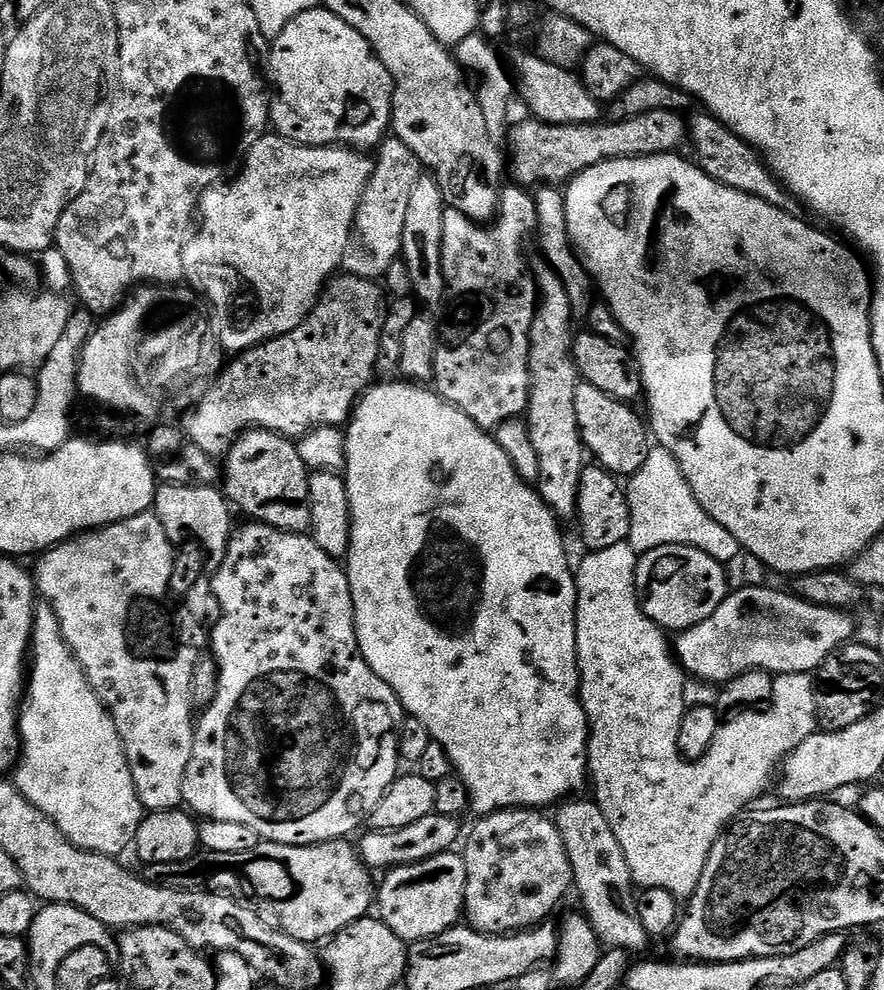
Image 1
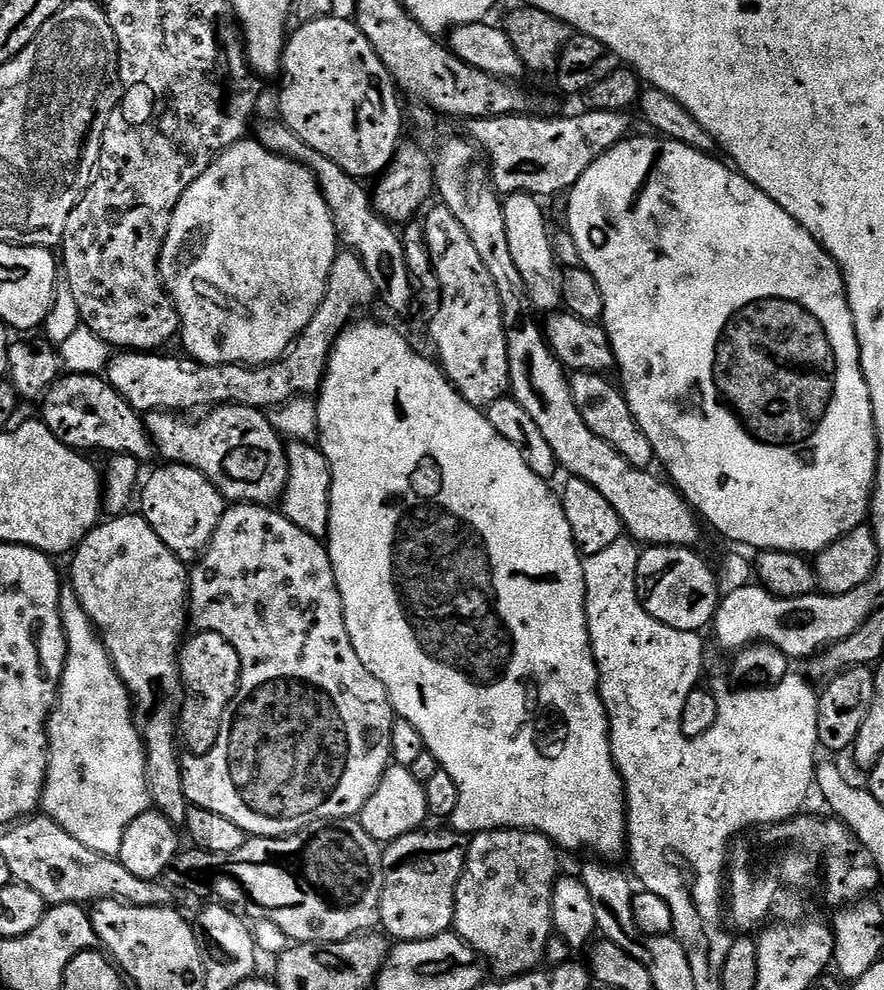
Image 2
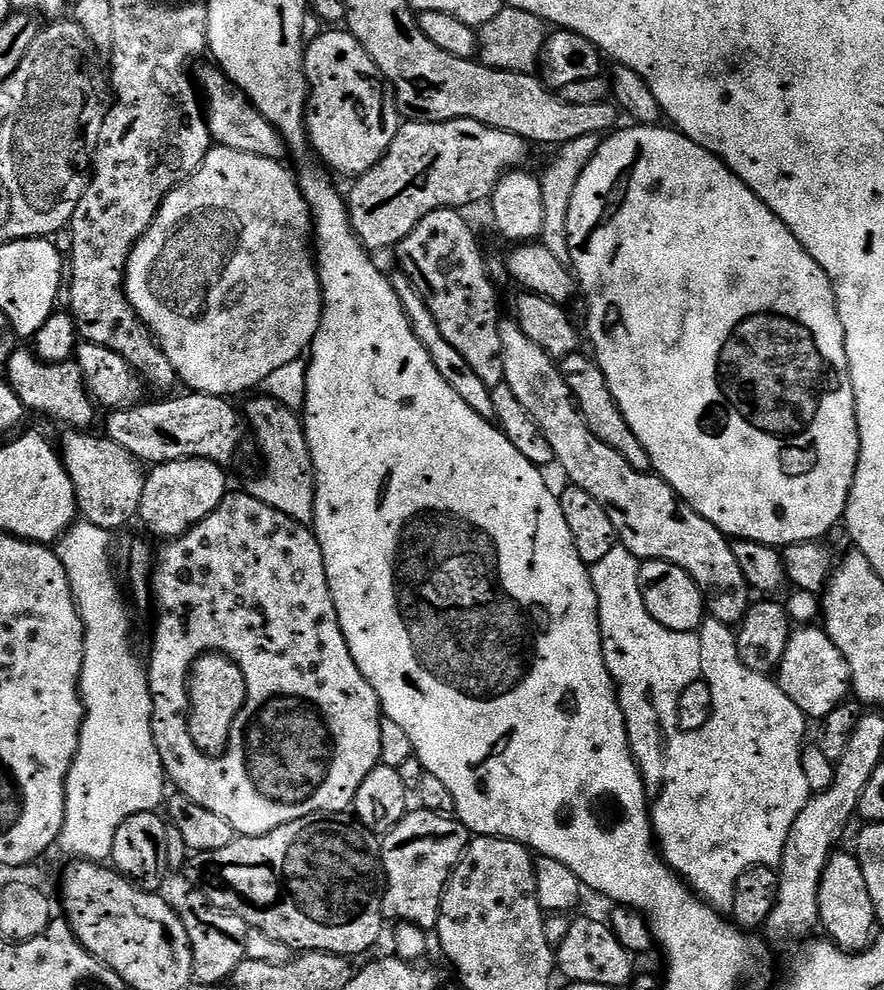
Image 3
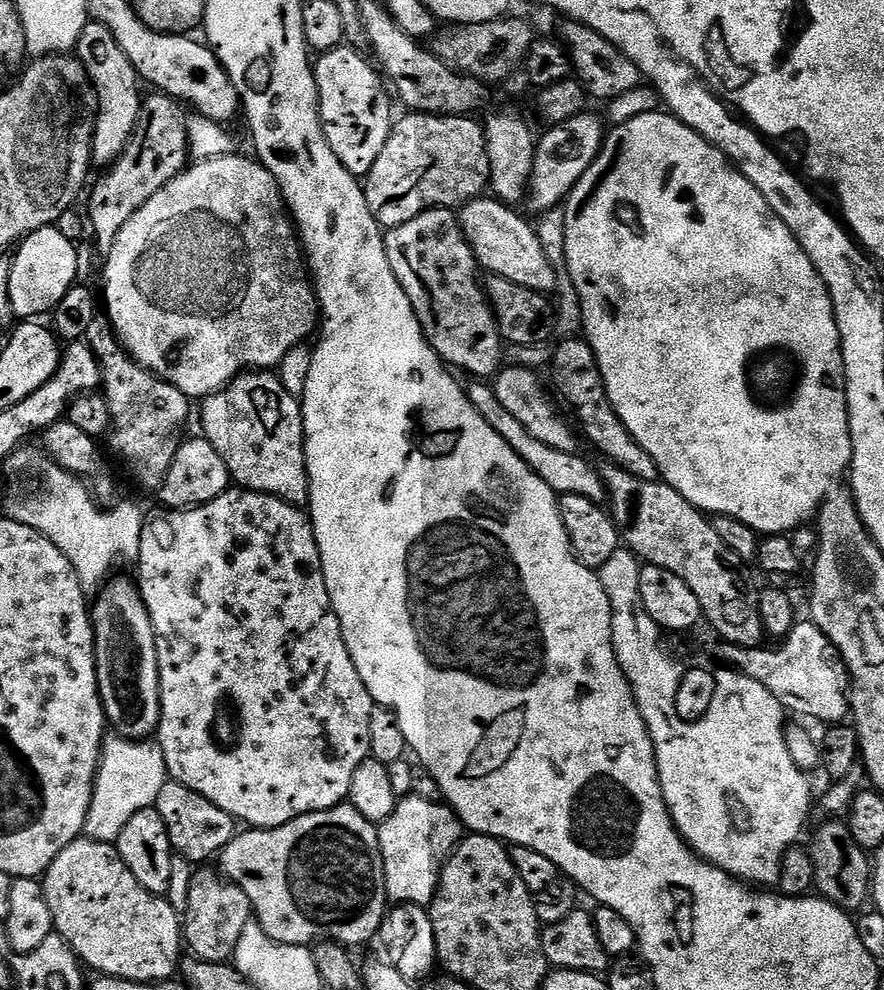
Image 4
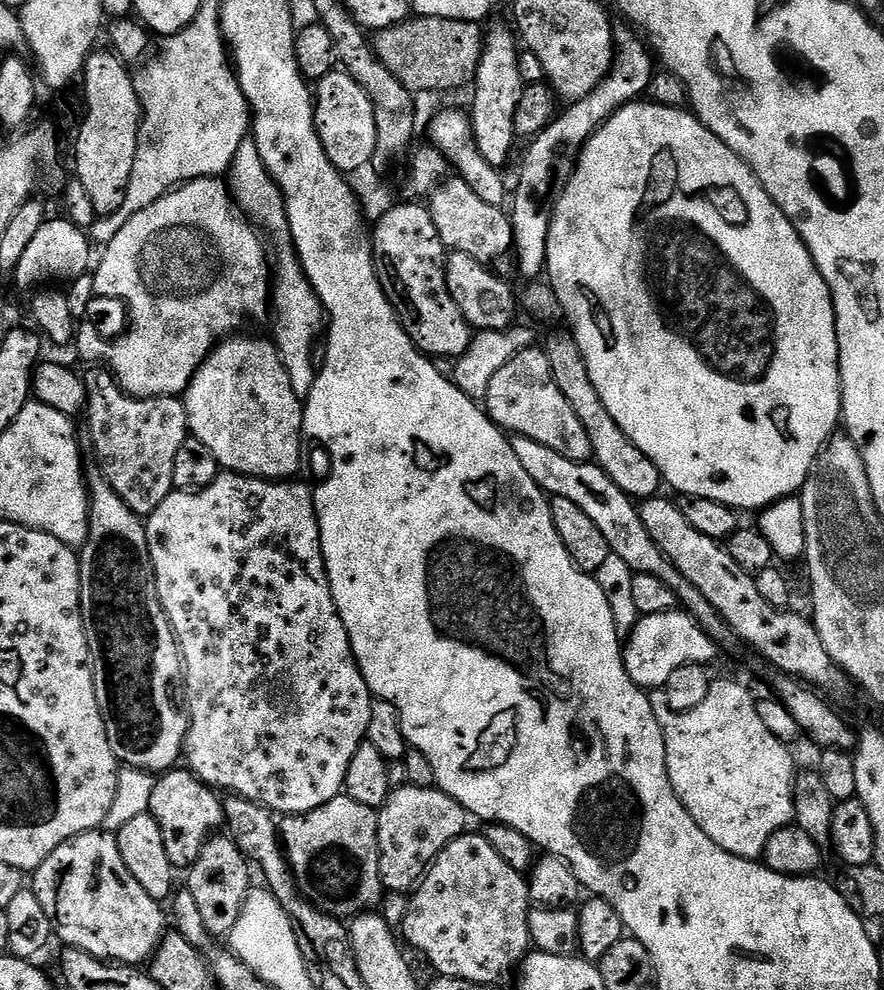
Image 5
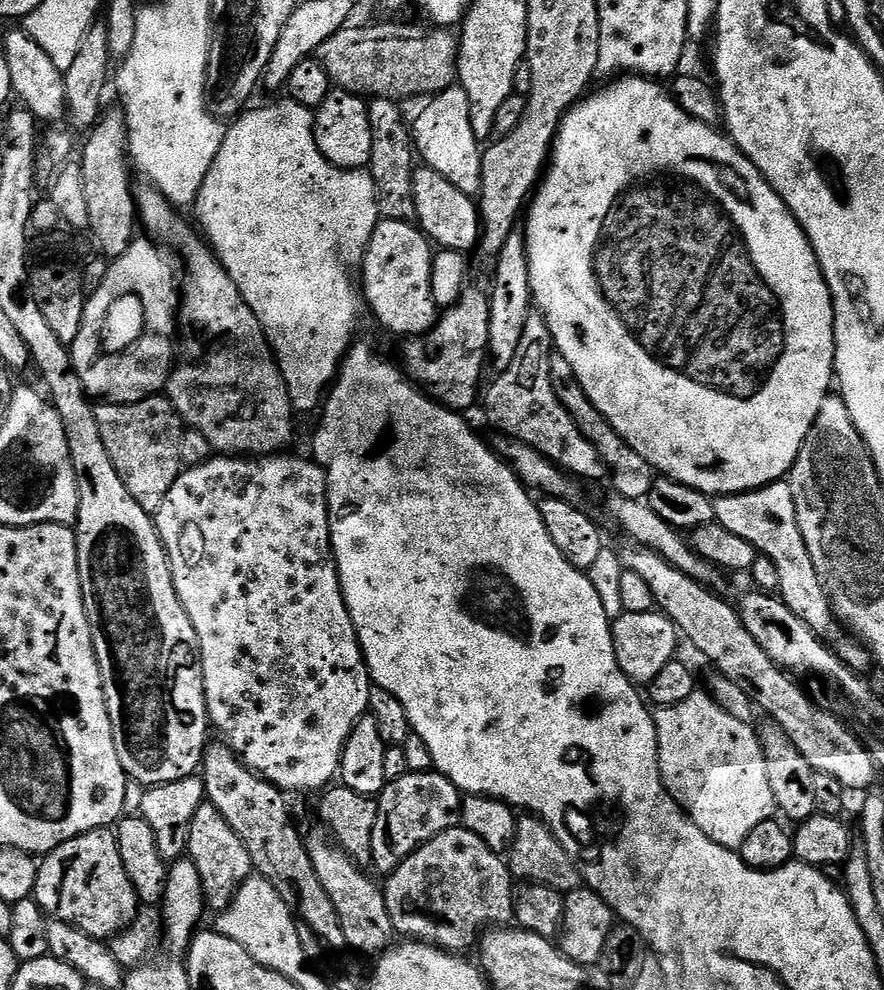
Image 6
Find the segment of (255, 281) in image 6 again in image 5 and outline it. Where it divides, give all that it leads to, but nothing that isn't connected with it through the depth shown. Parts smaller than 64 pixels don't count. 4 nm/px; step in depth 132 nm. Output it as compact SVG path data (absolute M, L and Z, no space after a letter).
M249 138L242 142L242 146L238 146L238 154L234 154L234 162L230 169L230 191L233 200L236 201L236 207L240 209L243 215L247 216L257 229L269 232L276 239L276 244L280 248L288 248L280 256L280 272L278 268L278 292L280 288L280 297L274 300L274 320L276 316L276 336L274 335L274 343L280 352L282 362L286 366L286 374L290 374L290 386L294 386L294 394L298 394L301 398L306 398L310 394L310 390L316 381L318 371L317 365L312 365L312 347L316 344L316 339L321 339L322 333L326 328L326 313L324 303L317 296L315 288L312 287L308 276L304 273L304 268L300 264L300 257L296 254L296 249L292 243L292 233L288 231L288 215L286 214L286 206L284 205L284 195L280 192L280 188L274 182L274 178L266 170L266 166L262 162L262 154L258 152L256 141Z

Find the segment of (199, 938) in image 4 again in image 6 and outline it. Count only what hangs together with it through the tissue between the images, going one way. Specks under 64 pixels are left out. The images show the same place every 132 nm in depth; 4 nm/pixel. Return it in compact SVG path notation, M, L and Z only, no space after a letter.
M207 802L198 806L194 822L190 822L190 842L186 856L194 862L202 878L204 903L207 911L212 914L225 912L230 902L234 902L242 882L246 882L254 872L250 854L246 854L246 846L242 846L242 838L238 838L238 834L230 830L226 818L222 818L215 806Z

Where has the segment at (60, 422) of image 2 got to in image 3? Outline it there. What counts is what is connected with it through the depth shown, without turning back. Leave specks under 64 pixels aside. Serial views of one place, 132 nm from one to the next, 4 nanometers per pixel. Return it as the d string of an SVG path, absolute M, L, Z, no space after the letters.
M18 348L8 363L6 379L27 411L34 410L52 420L61 420L69 429L88 430L93 427L91 424L96 420L98 408L84 385L82 370L72 360L47 364L38 359L31 349Z

